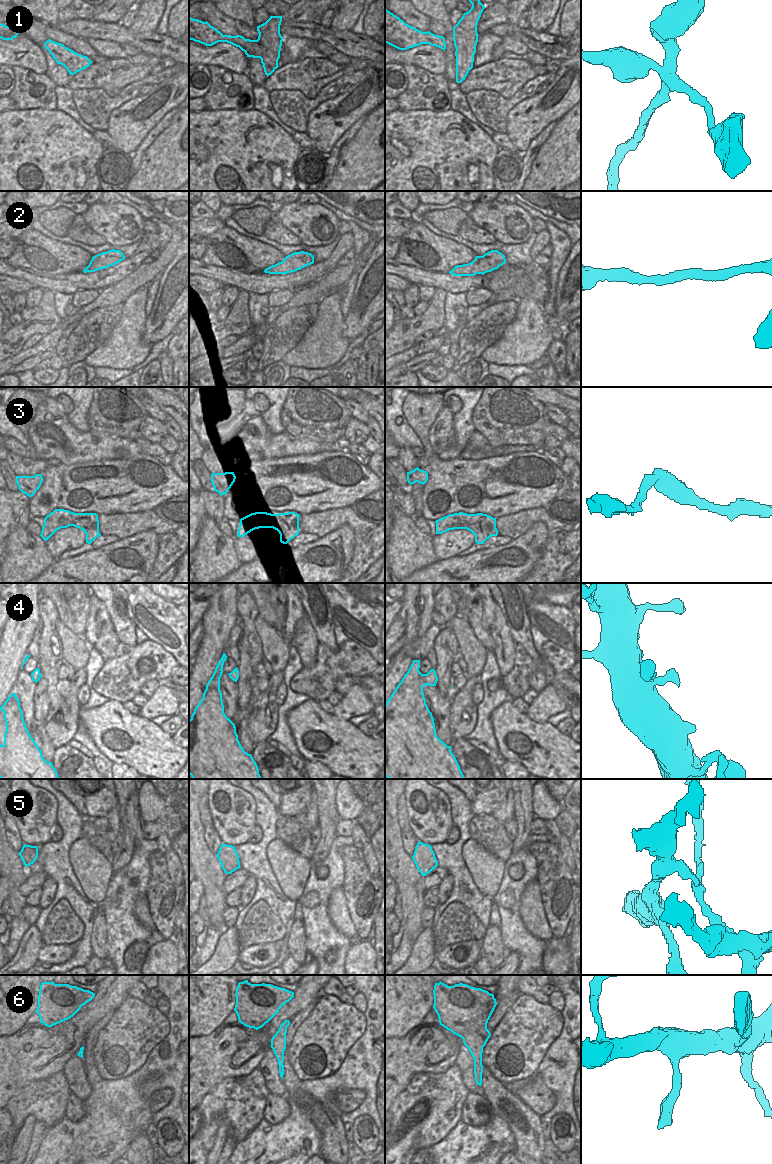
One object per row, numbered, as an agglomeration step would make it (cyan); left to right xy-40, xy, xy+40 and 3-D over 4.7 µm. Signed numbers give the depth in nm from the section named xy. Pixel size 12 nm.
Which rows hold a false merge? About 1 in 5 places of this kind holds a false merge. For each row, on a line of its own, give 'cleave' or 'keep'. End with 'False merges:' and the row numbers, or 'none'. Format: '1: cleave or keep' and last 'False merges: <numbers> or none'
1: cleave
2: keep
3: keep
4: keep
5: cleave
6: keep
False merges: 1, 5

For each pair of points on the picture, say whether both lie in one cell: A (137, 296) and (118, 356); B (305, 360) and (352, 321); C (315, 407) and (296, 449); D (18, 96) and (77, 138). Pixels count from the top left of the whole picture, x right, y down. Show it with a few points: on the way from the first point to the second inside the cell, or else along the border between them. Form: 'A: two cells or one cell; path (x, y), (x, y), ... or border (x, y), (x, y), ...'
A: one cell; path (133, 311), (132, 322), (125, 341)
B: two cells; border (345, 317), (342, 335), (350, 340)
C: two cells; border (284, 430), (295, 437), (306, 437), (322, 444)
D: two cells; border (55, 108), (15, 109)

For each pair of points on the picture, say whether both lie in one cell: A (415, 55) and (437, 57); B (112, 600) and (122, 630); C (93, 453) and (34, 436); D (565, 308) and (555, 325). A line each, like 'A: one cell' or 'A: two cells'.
A: one cell
B: one cell
C: one cell
D: one cell

